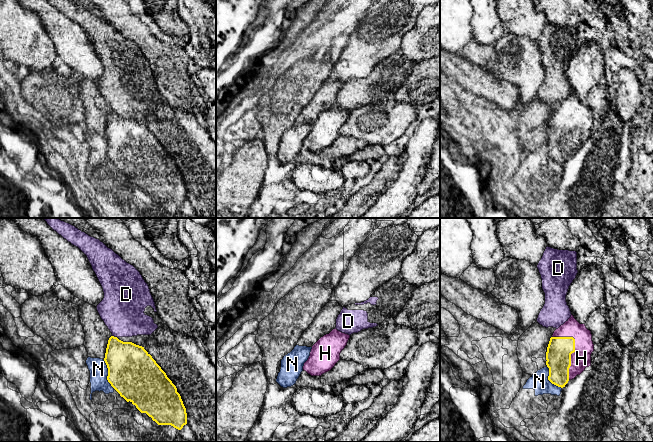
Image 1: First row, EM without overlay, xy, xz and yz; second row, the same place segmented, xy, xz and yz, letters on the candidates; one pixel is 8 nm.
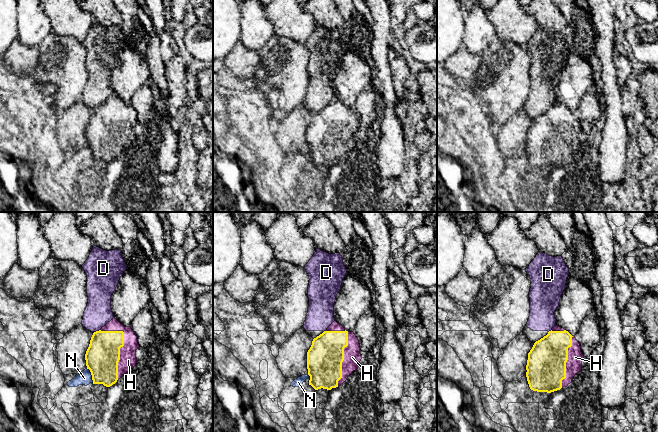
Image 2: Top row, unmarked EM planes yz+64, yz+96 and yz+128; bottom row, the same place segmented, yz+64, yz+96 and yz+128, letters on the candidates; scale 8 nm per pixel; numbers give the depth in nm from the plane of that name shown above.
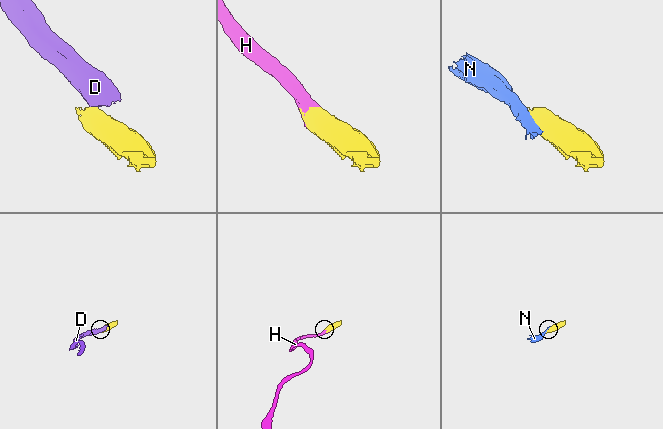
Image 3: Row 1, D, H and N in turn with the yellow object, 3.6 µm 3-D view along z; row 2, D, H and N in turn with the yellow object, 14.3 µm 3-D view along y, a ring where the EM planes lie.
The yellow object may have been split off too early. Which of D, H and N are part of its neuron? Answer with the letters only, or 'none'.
H

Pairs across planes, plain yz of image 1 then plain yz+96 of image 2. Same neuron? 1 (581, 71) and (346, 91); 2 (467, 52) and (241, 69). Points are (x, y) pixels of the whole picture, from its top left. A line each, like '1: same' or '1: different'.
1: same
2: same

